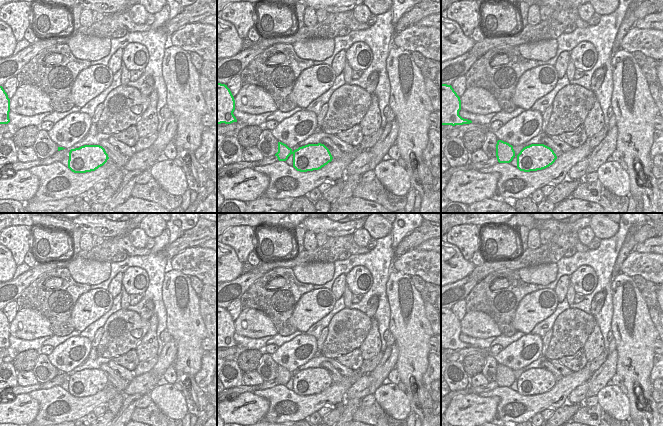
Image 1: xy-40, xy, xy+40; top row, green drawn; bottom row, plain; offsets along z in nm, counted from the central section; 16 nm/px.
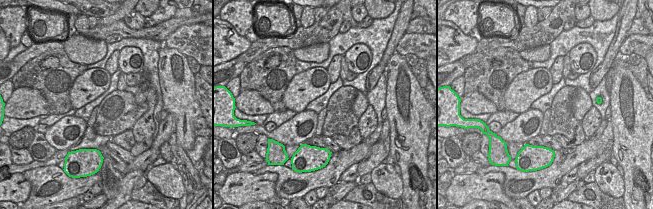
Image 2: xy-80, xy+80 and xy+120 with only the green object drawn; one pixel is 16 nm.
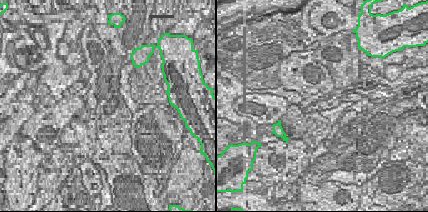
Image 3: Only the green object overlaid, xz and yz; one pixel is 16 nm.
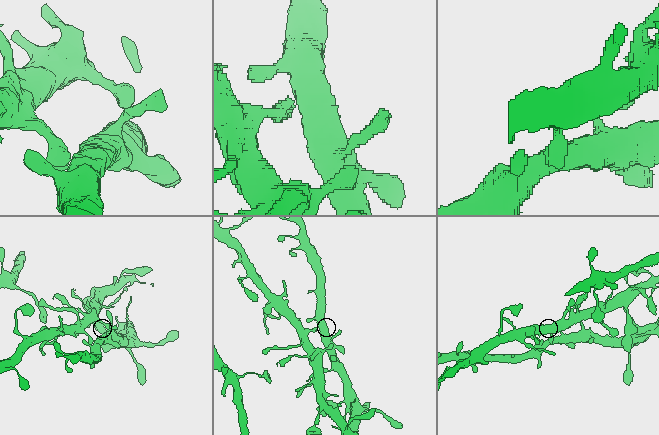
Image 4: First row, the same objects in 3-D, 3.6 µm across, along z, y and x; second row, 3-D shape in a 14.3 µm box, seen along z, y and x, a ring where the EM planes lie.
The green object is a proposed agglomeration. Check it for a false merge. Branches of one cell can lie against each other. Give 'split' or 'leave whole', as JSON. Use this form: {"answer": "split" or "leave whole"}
{"answer": "leave whole"}

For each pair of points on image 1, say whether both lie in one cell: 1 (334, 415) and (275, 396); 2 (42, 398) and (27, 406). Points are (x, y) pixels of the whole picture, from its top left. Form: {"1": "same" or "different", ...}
{"1": "different", "2": "different"}

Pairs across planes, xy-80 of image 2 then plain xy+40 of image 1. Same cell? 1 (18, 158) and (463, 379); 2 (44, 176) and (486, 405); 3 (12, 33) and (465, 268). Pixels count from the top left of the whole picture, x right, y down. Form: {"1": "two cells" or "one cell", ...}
{"1": "two cells", "2": "two cells", "3": "two cells"}

